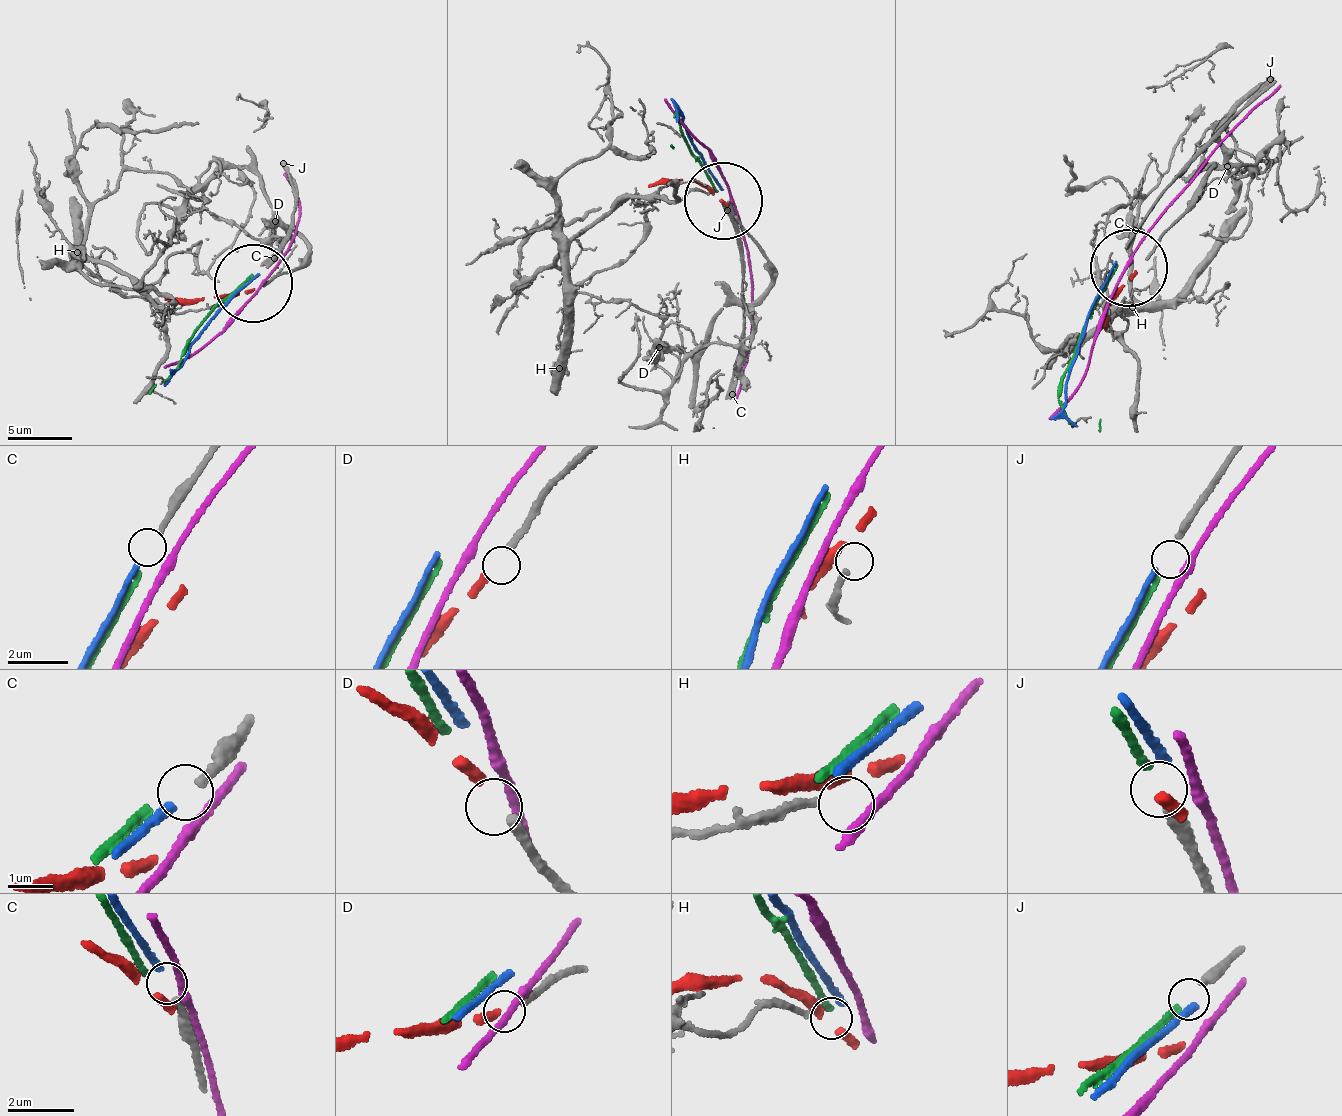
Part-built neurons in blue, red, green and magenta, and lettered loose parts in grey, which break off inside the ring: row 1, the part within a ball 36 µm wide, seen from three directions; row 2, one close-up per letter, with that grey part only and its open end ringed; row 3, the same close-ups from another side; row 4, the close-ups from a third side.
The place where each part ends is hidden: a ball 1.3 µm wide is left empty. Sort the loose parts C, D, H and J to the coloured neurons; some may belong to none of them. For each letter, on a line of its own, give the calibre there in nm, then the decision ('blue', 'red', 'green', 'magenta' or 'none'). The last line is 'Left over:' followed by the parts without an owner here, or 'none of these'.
C: 180 nm thick; blue
D: 200 nm thick; red
H: 160 nm thick; none
J: 280 nm thick; green
Left over: H

